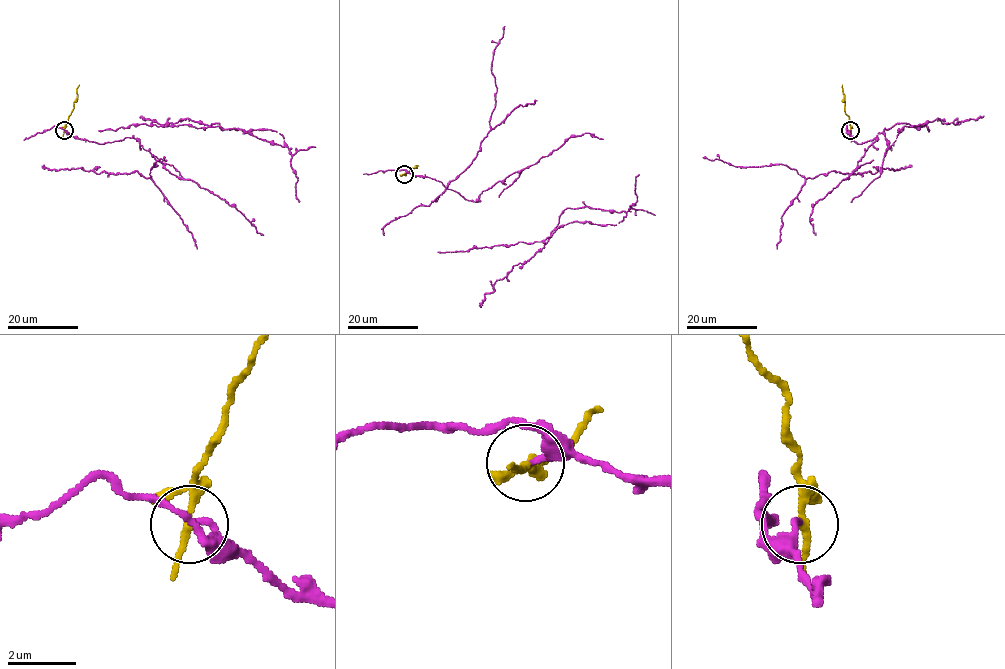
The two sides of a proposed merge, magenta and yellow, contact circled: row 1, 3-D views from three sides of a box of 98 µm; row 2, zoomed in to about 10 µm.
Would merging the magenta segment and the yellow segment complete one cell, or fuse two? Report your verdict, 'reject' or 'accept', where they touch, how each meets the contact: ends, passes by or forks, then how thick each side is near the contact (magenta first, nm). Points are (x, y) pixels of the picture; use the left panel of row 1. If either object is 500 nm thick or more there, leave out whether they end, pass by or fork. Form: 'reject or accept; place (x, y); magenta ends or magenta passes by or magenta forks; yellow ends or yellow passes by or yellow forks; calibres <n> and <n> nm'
reject; place (64, 130); magenta ends; yellow forks; calibres 200 and 160 nm

